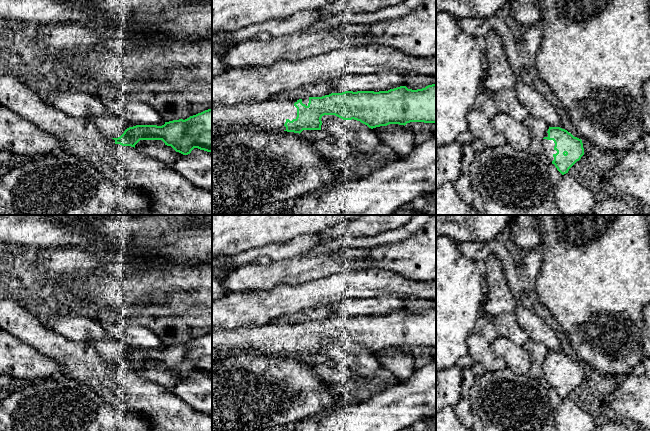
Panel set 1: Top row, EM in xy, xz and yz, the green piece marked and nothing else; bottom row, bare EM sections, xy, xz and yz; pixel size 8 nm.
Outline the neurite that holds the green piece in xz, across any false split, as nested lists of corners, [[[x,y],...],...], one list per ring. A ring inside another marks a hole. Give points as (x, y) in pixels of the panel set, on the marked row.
[[[436,84],[417,90],[400,86],[379,92],[345,91],[299,100],[212,105],[212,130],[243,127],[300,134],[303,130],[321,130],[324,115],[354,119],[371,129],[410,122],[436,123]]]

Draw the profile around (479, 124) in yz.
[[[472,109],[467,115],[467,120],[469,130],[485,147],[495,148],[506,143],[505,138],[491,126],[490,119],[481,110]]]

